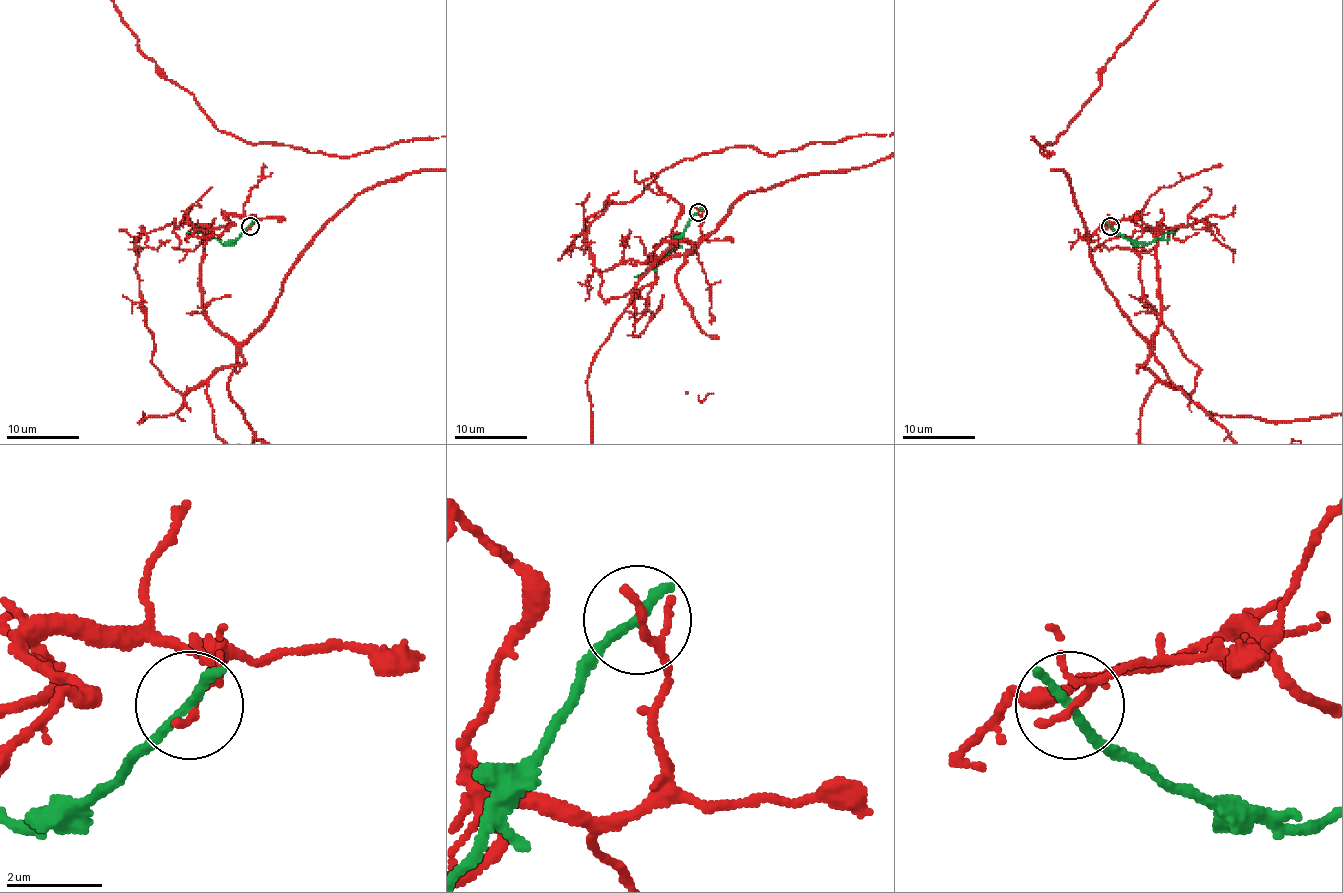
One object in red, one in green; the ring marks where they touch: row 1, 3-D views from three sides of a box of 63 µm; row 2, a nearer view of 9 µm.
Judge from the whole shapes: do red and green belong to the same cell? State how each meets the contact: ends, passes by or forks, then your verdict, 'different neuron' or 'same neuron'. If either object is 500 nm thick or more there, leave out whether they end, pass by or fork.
red passes by; green ends there; different neuron

